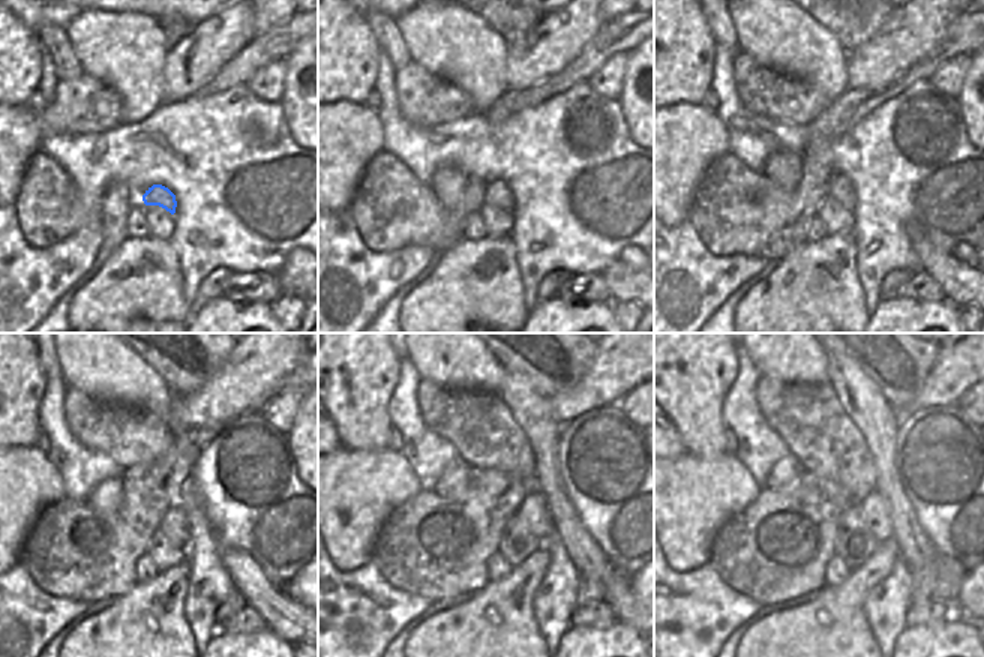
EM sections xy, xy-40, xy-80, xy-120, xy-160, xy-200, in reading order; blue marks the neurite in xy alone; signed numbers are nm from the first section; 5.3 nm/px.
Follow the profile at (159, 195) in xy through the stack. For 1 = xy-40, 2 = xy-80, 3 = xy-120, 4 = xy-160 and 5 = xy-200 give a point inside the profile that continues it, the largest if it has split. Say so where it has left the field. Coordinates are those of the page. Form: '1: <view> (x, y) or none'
1: xy-40 (498, 194)
2: xy-80 (840, 188)
3: xy-120 (174, 524)
4: xy-160 (533, 512)
5: xy-200 (873, 512)

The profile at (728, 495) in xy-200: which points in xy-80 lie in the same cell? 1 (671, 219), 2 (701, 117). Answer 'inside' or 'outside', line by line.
1: inside
2: inside

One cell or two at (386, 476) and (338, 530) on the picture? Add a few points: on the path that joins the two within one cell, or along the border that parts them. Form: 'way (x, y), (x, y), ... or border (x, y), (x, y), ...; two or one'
way (371, 491), (353, 509), (351, 522); one

